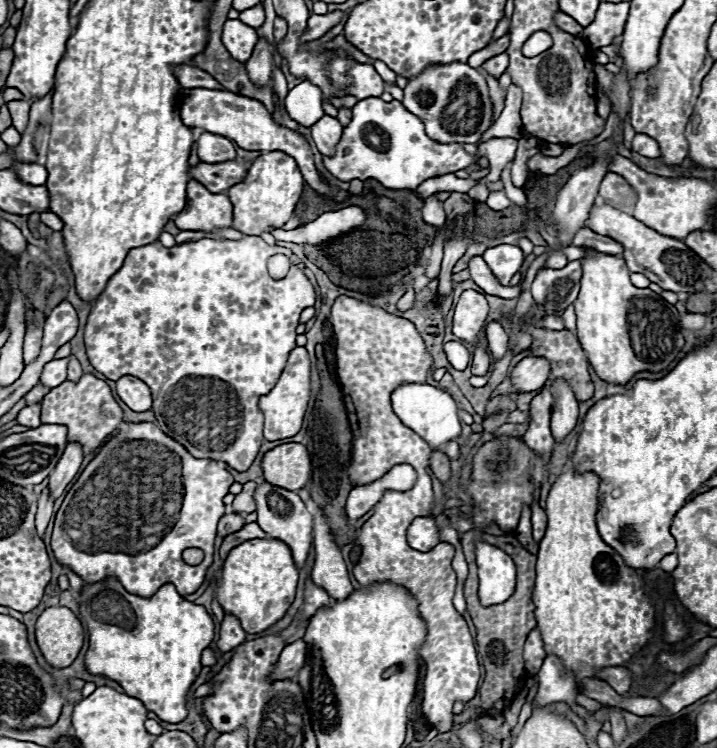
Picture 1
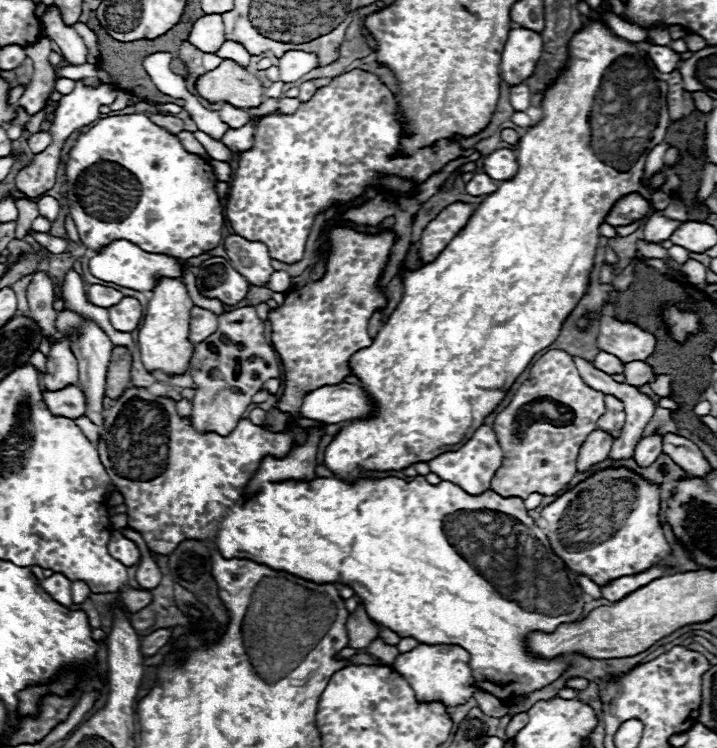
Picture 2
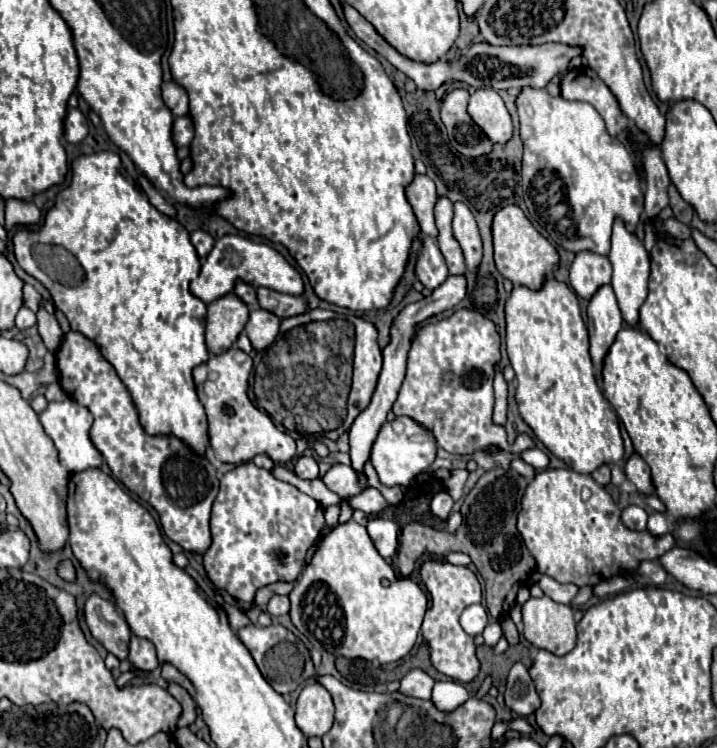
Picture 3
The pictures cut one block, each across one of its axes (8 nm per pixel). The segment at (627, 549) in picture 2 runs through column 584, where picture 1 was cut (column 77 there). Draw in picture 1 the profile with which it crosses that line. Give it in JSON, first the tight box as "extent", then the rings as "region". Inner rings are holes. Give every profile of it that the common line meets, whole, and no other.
{"extent":[50,422,234,596],"region":[[[128,422],[126,428],[128,430],[116,432],[100,446],[96,456],[68,490],[56,512],[50,544],[52,552],[62,566],[68,566],[86,584],[116,576],[120,584],[136,596],[154,596],[164,584],[174,584],[182,596],[194,594],[202,586],[206,570],[212,564],[216,526],[226,508],[222,498],[228,494],[234,478],[224,466],[220,466],[220,462],[194,458],[182,444],[176,444],[176,440],[160,432],[152,422]],[[192,546],[204,550],[204,560],[198,566],[190,566],[182,560],[182,552]]]}

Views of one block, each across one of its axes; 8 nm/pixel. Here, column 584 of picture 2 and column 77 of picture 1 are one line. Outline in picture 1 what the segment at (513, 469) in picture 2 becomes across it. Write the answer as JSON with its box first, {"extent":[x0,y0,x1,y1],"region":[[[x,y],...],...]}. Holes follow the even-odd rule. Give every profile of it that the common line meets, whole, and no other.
{"extent":[42,374,122,454],"region":[[[84,374],[78,384],[66,380],[64,384],[52,388],[42,400],[42,424],[64,424],[68,428],[68,440],[78,440],[84,454],[98,450],[122,422],[122,408],[112,398],[108,384],[92,374]]]}

